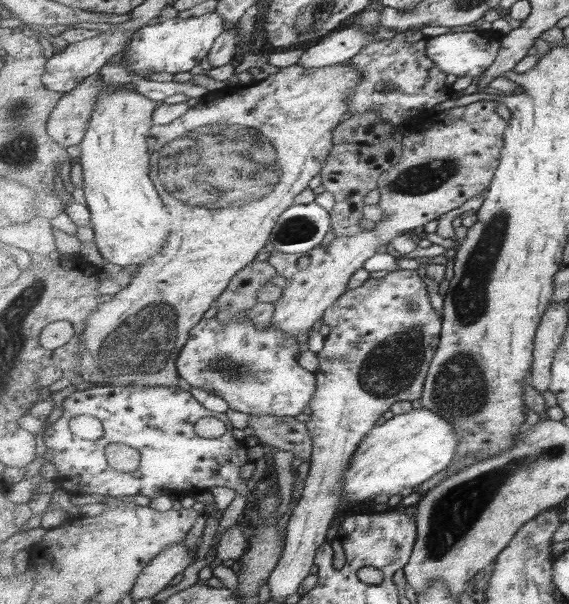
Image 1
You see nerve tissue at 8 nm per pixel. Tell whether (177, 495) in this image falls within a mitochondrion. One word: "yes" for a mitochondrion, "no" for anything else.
no

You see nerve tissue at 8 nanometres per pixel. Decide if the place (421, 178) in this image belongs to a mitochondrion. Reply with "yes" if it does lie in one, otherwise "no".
yes

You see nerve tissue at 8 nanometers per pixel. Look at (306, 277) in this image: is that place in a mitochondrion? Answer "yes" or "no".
no

